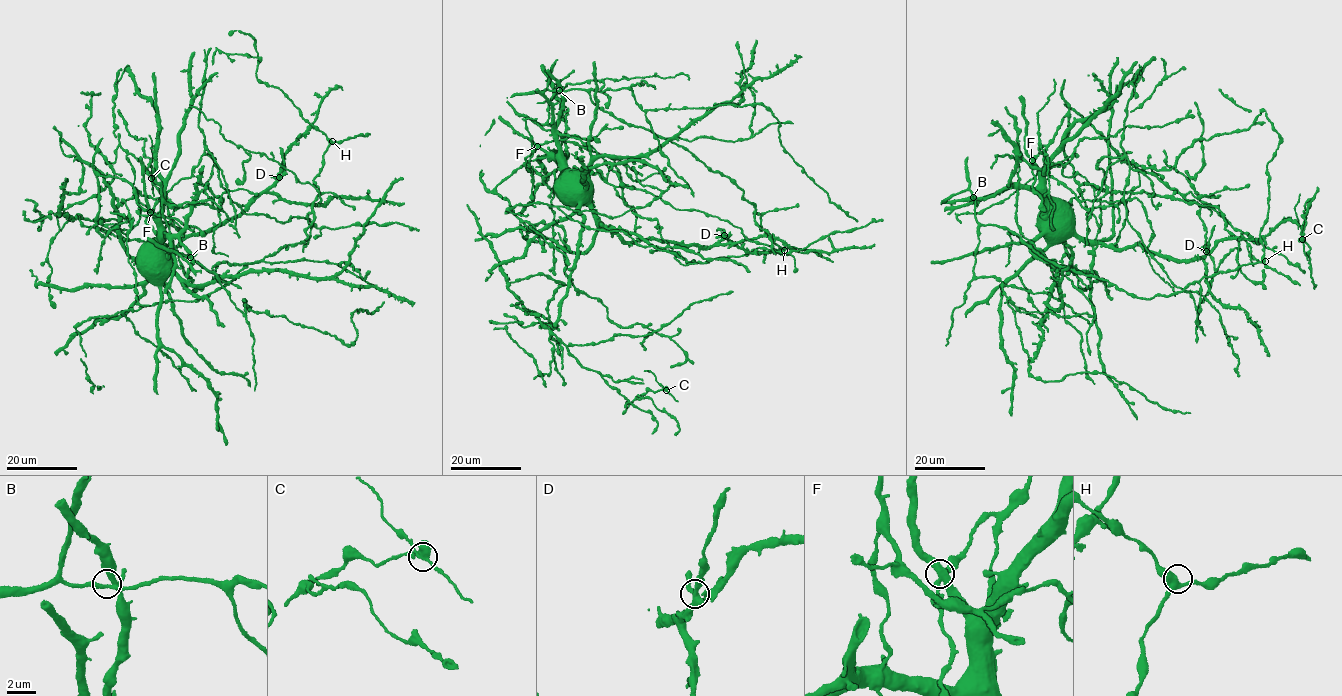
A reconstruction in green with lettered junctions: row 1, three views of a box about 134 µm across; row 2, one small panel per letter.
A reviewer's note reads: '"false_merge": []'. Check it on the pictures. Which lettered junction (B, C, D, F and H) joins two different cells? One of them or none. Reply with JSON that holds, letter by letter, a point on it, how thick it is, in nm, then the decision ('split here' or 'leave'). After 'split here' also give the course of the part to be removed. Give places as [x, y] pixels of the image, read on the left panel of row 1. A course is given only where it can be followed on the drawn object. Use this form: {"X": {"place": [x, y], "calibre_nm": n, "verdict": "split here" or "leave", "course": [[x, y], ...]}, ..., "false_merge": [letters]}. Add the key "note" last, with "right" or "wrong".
{"B": {"place": [190, 257], "calibre_nm": 320, "verdict": "leave"}, "C": {"place": [151, 178], "calibre_nm": 400, "verdict": "split here", "course": [[151, 177], [152, 154], [149, 135]]}, "D": {"place": [279, 177], "calibre_nm": 400, "verdict": "leave"}, "F": {"place": [150, 212], "calibre_nm": 400, "verdict": "leave"}, "H": {"place": [332, 141], "calibre_nm": 440, "verdict": "leave"}, "false_merge": ["C"], "note": "wrong"}

